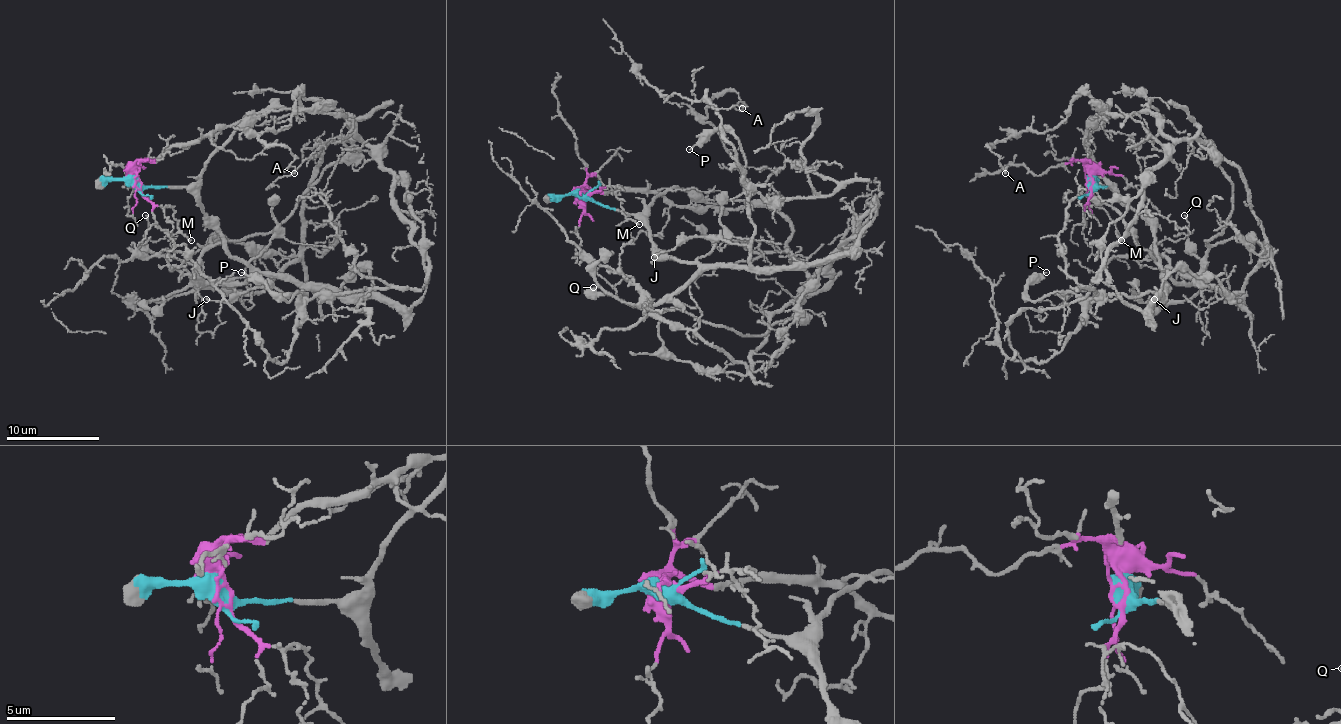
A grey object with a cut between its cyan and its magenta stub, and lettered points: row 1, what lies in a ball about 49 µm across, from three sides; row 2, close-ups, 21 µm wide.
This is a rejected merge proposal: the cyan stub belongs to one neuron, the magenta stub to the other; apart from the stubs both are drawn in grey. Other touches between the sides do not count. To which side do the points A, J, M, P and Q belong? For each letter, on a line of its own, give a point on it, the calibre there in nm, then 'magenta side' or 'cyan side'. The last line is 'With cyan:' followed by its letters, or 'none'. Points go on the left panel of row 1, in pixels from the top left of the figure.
A: at (294, 173); 100 nm thick; magenta side
J: at (206, 299); 130 nm thick; cyan side
M: at (191, 240); 140 nm thick; magenta side
P: at (241, 272); 110 nm thick; cyan side
Q: at (145, 215); 130 nm thick; cyan side
With cyan: J, P, Q

